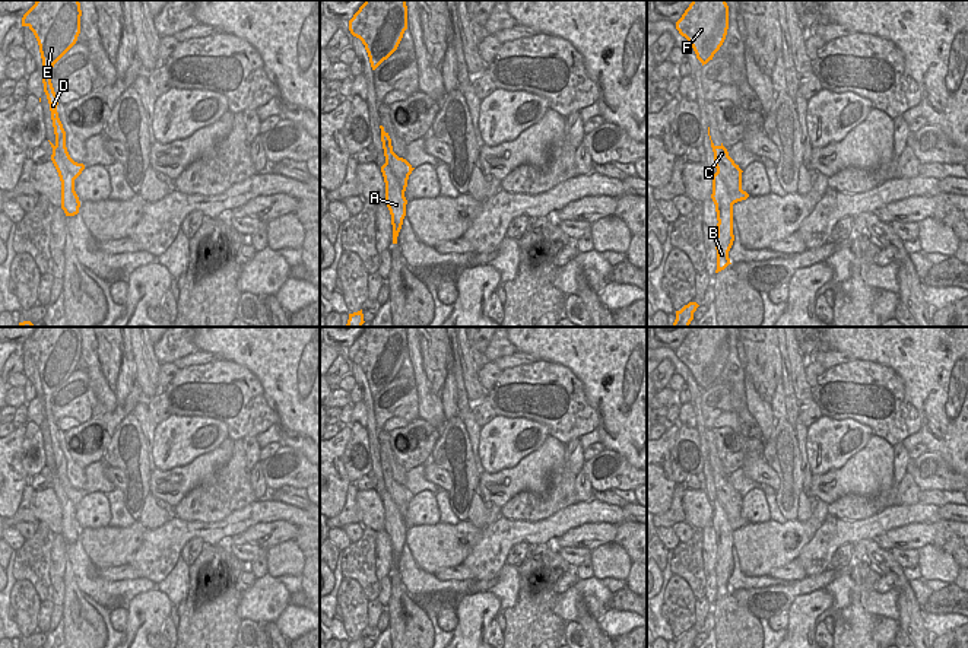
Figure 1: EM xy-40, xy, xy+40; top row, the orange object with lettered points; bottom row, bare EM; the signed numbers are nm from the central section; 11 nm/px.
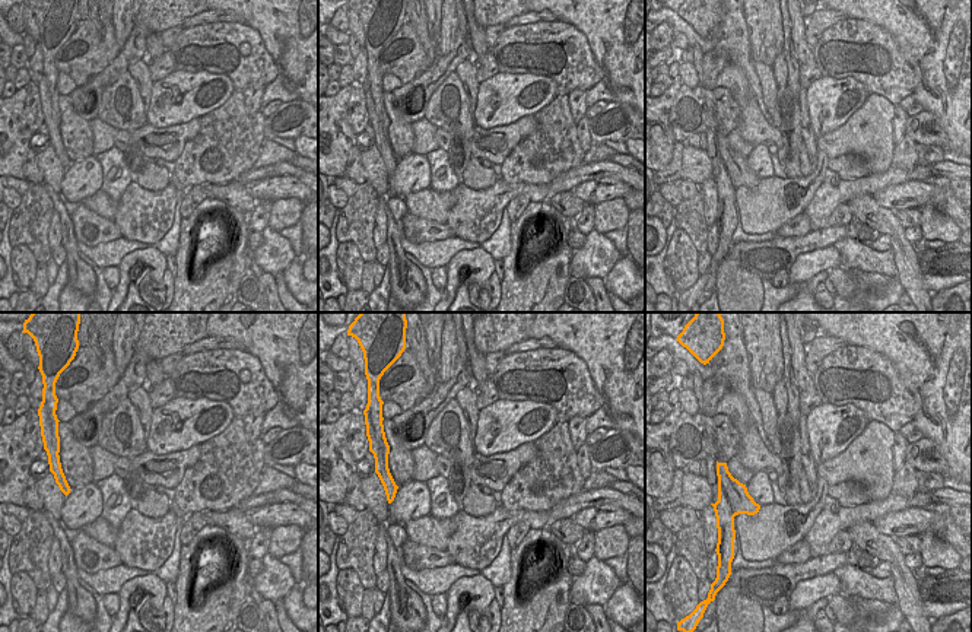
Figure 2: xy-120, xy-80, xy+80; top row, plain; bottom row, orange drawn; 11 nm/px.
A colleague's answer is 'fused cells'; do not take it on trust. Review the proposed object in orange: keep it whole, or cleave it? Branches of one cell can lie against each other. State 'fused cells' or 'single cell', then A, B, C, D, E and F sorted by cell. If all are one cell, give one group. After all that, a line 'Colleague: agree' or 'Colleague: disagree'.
fused cells; A B D / C E F
Colleague: agree

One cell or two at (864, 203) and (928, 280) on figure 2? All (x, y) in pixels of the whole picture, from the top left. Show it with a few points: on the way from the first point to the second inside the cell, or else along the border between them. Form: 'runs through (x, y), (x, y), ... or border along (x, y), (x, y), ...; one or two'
border along (921, 275), (921, 283), (930, 294); two

